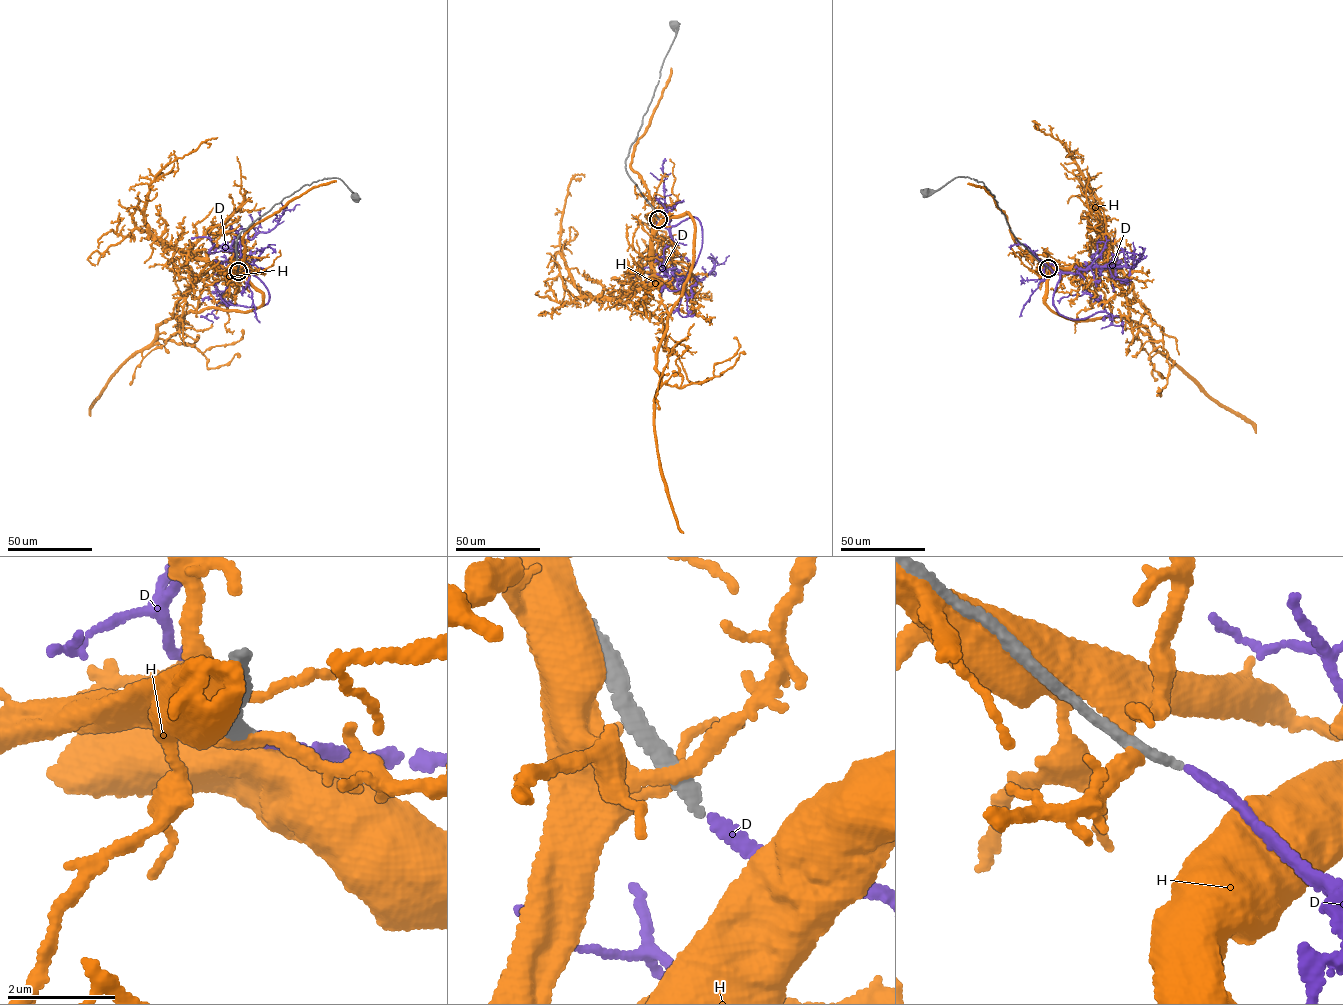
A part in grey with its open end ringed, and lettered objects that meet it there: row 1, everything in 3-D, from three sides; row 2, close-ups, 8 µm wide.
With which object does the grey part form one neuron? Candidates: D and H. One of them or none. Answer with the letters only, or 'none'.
D

